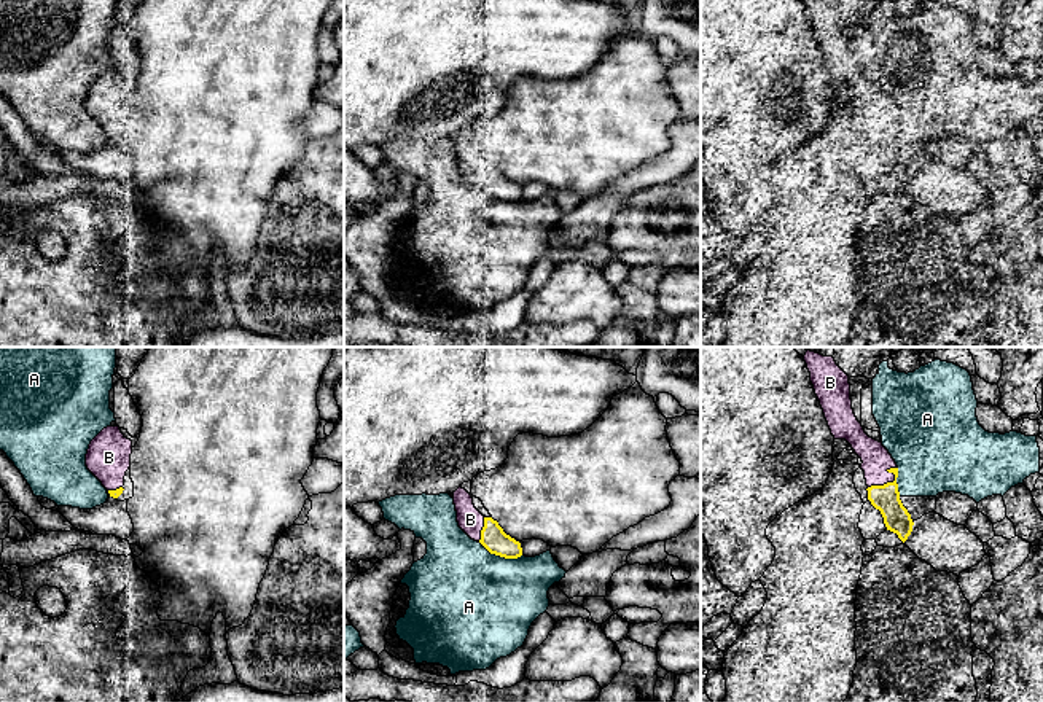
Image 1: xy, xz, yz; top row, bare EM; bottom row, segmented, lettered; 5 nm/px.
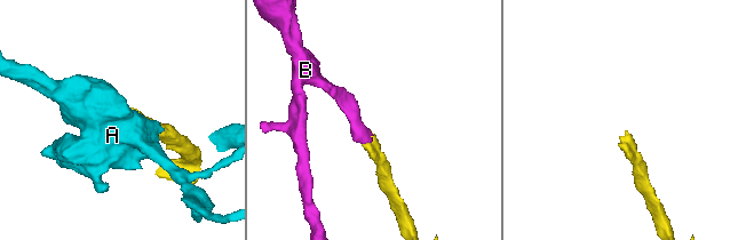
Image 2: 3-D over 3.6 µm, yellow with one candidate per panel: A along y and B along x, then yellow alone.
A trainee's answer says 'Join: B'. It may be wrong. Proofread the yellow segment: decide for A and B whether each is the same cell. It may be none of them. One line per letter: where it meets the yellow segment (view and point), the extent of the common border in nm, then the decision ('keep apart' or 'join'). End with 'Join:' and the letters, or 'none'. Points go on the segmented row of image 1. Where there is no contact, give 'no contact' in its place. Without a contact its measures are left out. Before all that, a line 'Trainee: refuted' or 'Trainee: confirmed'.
Trainee: confirmed
A: xz (500, 556) | 220 nm | keep apart
B: yz (889, 483) | 190 nm | join
Join: B

